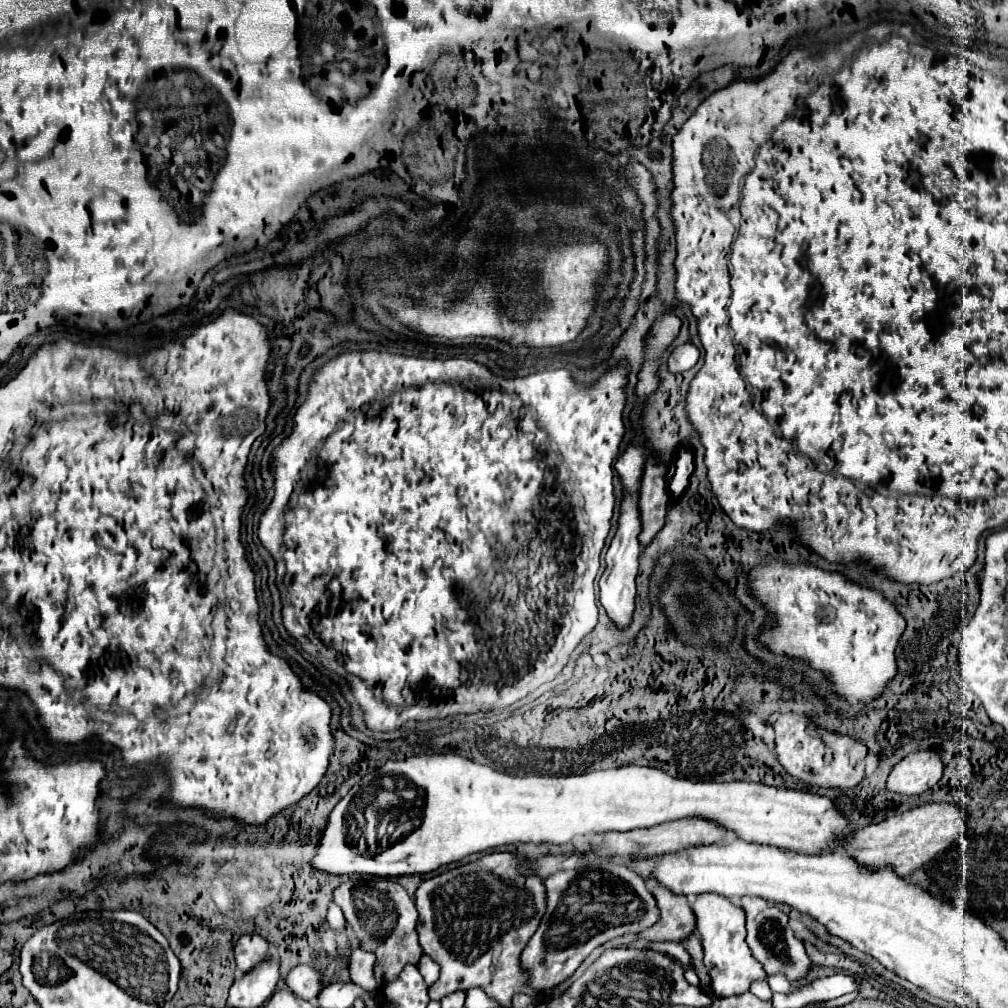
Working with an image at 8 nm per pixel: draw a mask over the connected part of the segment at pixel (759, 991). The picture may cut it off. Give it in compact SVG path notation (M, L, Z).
M756 981L756 983L752 983L752 989L750 989L758 999L762 999L762 1001L770 1001L770 997L772 997L772 991L770 991L770 987L768 987L768 983L766 981Z

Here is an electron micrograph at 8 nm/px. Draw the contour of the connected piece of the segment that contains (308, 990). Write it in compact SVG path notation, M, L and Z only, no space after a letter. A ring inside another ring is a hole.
M298 965L294 967L288 977L286 977L286 983L290 985L290 989L302 997L302 999L308 999L310 1003L316 1003L318 999L318 993L322 991L324 987L324 975L320 969L314 969L310 965Z

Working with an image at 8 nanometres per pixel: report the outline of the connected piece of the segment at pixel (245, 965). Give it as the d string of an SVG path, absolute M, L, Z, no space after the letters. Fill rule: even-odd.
M244 935L234 947L234 957L236 957L238 969L248 973L258 963L270 959L270 943L260 935Z

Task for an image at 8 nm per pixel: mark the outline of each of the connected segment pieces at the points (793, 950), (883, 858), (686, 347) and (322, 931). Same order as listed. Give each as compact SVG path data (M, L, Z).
M744 897L742 903L744 903L744 911L746 911L746 929L748 929L746 941L750 943L750 949L752 949L754 957L762 963L764 971L768 975L782 973L782 975L786 975L786 979L790 983L804 979L812 969L812 961L804 951L804 943L798 941L794 937L792 929L788 927L788 915L776 907L768 907L768 903L758 897Z
M930 803L888 817L876 825L868 825L860 831L852 831L840 839L838 847L842 847L858 865L866 865L868 869L892 867L894 873L904 877L926 865L960 837L962 817L964 811L956 803Z
M684 343L680 347L674 347L668 357L668 371L670 373L682 373L696 365L700 357L700 351L692 343Z
M324 923L322 927L318 927L318 939L320 939L320 943L322 943L322 949L324 949L330 957L340 959L338 949L336 949L336 941L334 941L334 937L336 937L336 931L334 931L328 923Z

